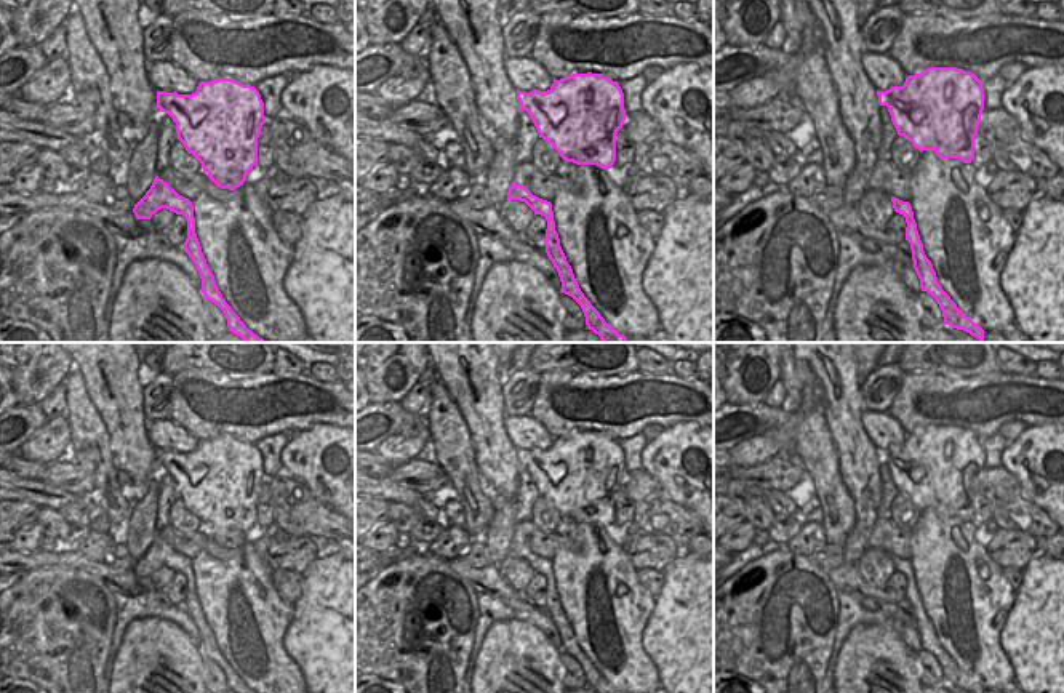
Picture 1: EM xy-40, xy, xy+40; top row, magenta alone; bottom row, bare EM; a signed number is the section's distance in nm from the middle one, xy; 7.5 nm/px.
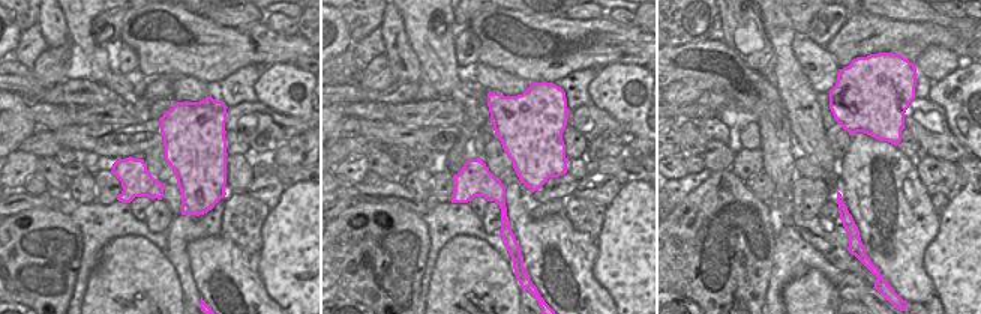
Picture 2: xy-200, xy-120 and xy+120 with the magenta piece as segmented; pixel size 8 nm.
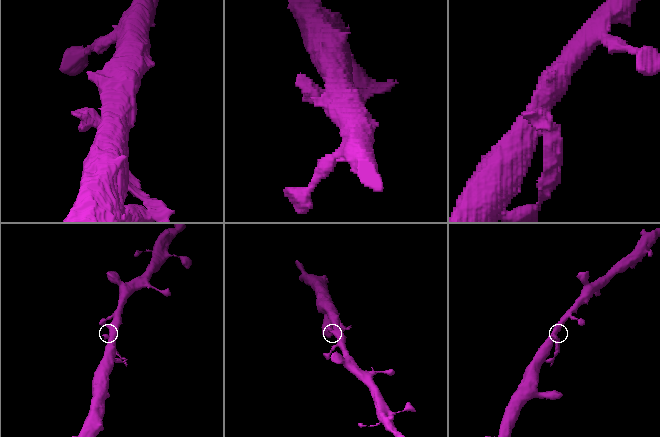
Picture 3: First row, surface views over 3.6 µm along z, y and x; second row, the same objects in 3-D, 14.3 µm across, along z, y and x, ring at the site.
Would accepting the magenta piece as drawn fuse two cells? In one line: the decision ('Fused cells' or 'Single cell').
Single cell

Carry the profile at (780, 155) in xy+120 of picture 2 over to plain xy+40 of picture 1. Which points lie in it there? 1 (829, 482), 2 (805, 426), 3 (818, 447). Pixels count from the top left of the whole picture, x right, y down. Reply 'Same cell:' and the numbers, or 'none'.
Same cell: 1, 2, 3

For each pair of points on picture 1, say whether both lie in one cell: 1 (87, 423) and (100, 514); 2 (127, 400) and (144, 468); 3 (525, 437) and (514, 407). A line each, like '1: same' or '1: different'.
1: different
2: same
3: different

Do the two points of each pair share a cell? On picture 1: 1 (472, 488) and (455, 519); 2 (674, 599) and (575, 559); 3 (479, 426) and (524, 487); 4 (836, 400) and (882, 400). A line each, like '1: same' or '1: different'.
1: different
2: different
3: different
4: different

